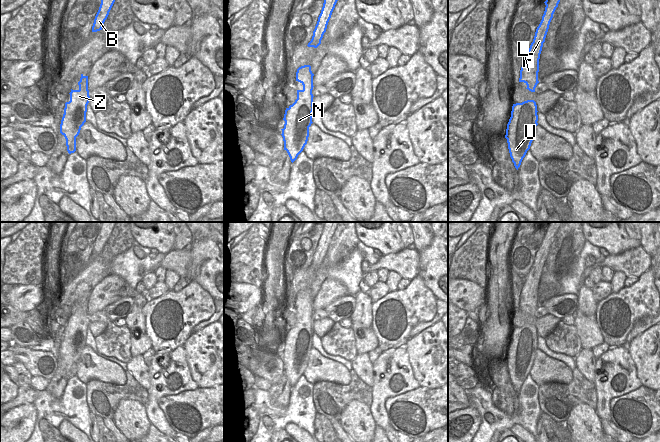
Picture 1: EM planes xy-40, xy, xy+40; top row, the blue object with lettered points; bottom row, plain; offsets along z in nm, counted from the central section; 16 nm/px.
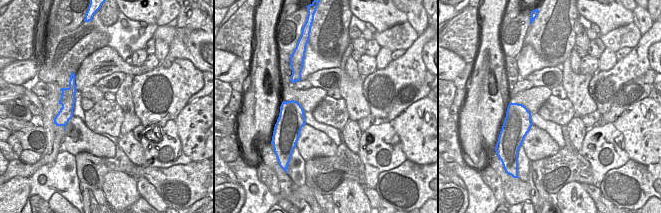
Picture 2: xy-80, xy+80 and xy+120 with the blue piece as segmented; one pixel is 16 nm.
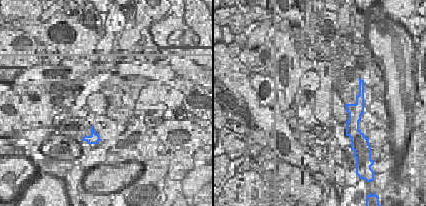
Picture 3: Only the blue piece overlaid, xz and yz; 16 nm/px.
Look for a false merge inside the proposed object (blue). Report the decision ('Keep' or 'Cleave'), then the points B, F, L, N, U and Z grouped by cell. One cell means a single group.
Keep. Groups: B F L N U Z

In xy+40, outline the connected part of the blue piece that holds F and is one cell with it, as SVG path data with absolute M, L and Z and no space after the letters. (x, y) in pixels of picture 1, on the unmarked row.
M547 222L544 226L546 231L542 244L536 253L533 266L529 274L524 279L524 286L520 294L519 306L524 306L531 316L535 316L538 305L539 283L542 275L543 267L549 253L553 238L558 231L561 222Z

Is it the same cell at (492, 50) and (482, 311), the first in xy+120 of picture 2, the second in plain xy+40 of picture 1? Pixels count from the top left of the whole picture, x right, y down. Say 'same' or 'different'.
different

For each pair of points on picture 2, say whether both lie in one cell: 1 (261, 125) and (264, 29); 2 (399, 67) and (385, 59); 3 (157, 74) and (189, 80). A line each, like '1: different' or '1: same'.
1: same
2: different
3: same

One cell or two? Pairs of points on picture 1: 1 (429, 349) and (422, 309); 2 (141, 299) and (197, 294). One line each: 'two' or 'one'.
1: two
2: two

